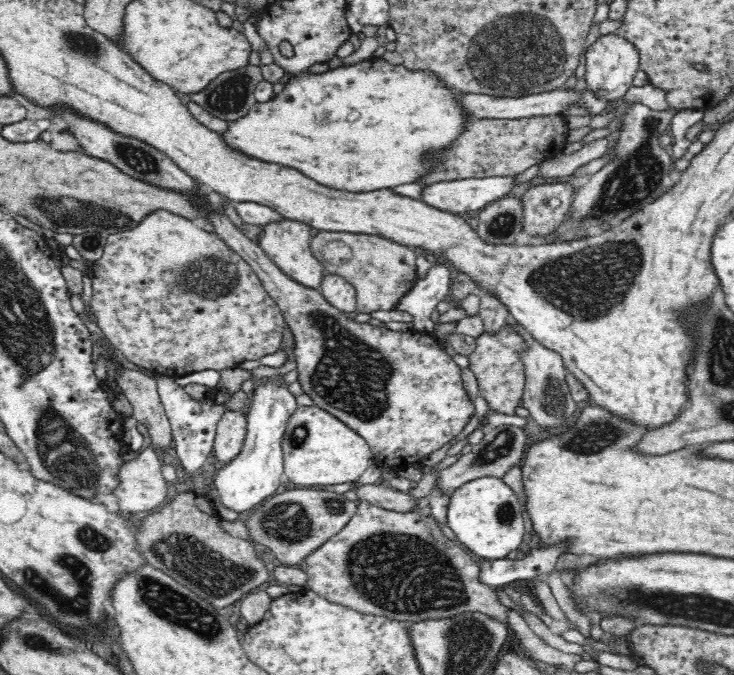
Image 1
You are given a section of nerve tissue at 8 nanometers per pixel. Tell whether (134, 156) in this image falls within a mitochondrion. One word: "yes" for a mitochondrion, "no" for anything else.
yes

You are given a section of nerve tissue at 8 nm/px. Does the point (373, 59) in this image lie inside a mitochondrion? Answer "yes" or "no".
no

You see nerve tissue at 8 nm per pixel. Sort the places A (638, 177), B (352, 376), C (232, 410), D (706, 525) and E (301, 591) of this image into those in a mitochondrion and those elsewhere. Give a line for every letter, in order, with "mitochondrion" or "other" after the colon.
A: mitochondrion
B: mitochondrion
C: other
D: other
E: other

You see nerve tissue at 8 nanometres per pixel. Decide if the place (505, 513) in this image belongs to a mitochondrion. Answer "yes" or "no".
yes

